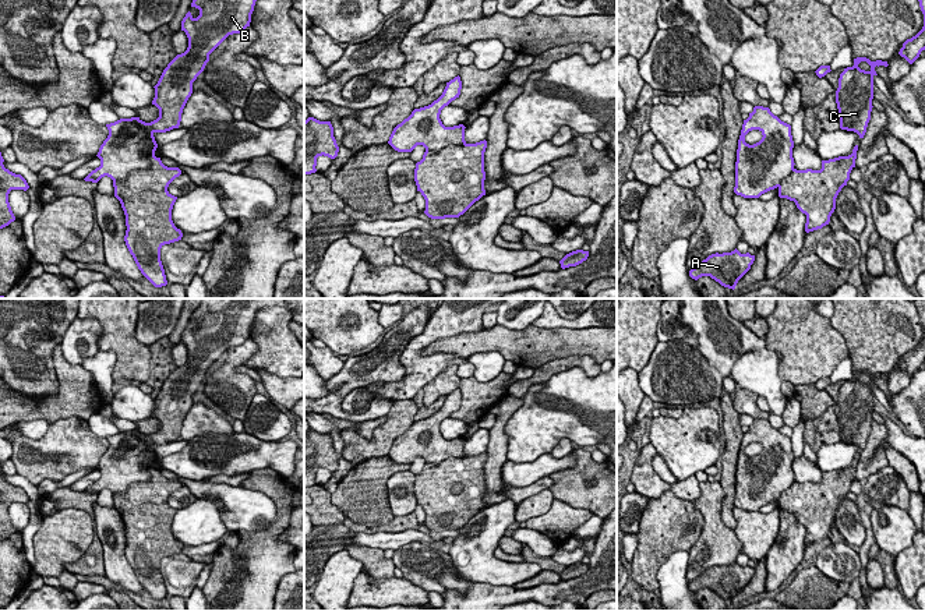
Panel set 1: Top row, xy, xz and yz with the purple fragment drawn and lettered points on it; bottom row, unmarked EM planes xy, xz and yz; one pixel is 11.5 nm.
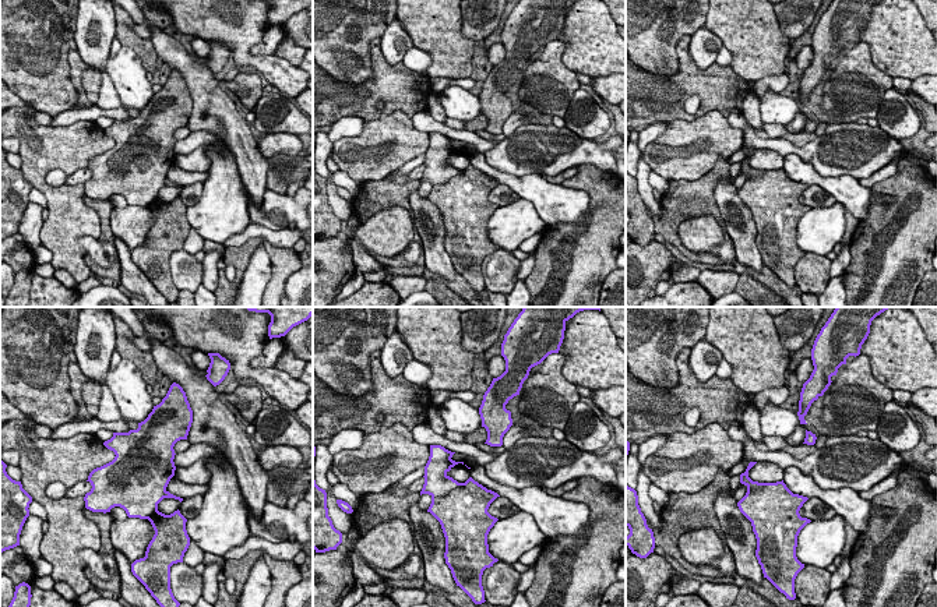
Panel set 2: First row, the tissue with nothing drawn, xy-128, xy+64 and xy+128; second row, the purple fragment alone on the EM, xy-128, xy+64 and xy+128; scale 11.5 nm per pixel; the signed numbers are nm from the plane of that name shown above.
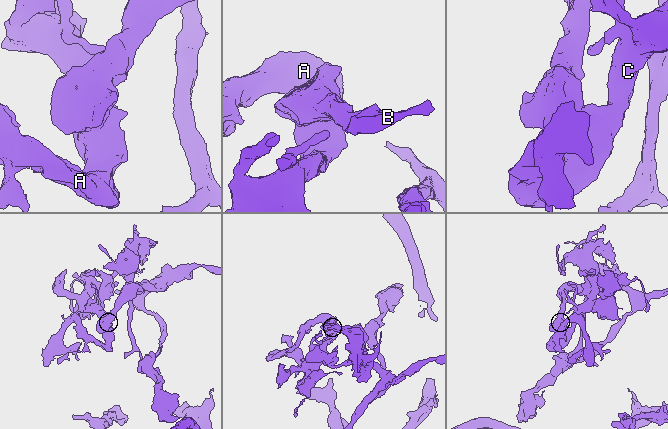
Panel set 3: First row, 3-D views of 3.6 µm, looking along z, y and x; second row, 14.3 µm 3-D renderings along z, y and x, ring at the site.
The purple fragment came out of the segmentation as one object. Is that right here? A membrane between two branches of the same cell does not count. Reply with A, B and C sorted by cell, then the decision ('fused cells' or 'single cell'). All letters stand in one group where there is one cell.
groups A C / B; fused cells

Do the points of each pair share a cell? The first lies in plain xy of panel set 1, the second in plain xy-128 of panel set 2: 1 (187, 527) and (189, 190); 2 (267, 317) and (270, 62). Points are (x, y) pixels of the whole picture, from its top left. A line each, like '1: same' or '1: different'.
1: different
2: different

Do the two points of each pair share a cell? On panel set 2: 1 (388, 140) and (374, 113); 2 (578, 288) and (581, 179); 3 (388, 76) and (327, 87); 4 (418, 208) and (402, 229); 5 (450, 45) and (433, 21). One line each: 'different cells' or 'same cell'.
1: different cells
2: same cell
3: same cell
4: different cells
5: same cell

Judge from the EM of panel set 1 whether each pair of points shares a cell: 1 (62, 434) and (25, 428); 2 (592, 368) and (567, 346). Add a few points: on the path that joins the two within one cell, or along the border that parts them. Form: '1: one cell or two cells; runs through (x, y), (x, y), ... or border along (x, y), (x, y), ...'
1: two cells; border along (52, 424), (39, 438), (28, 438), (16, 427)
2: two cells; border along (544, 363), (568, 356), (590, 356), (600, 366)

